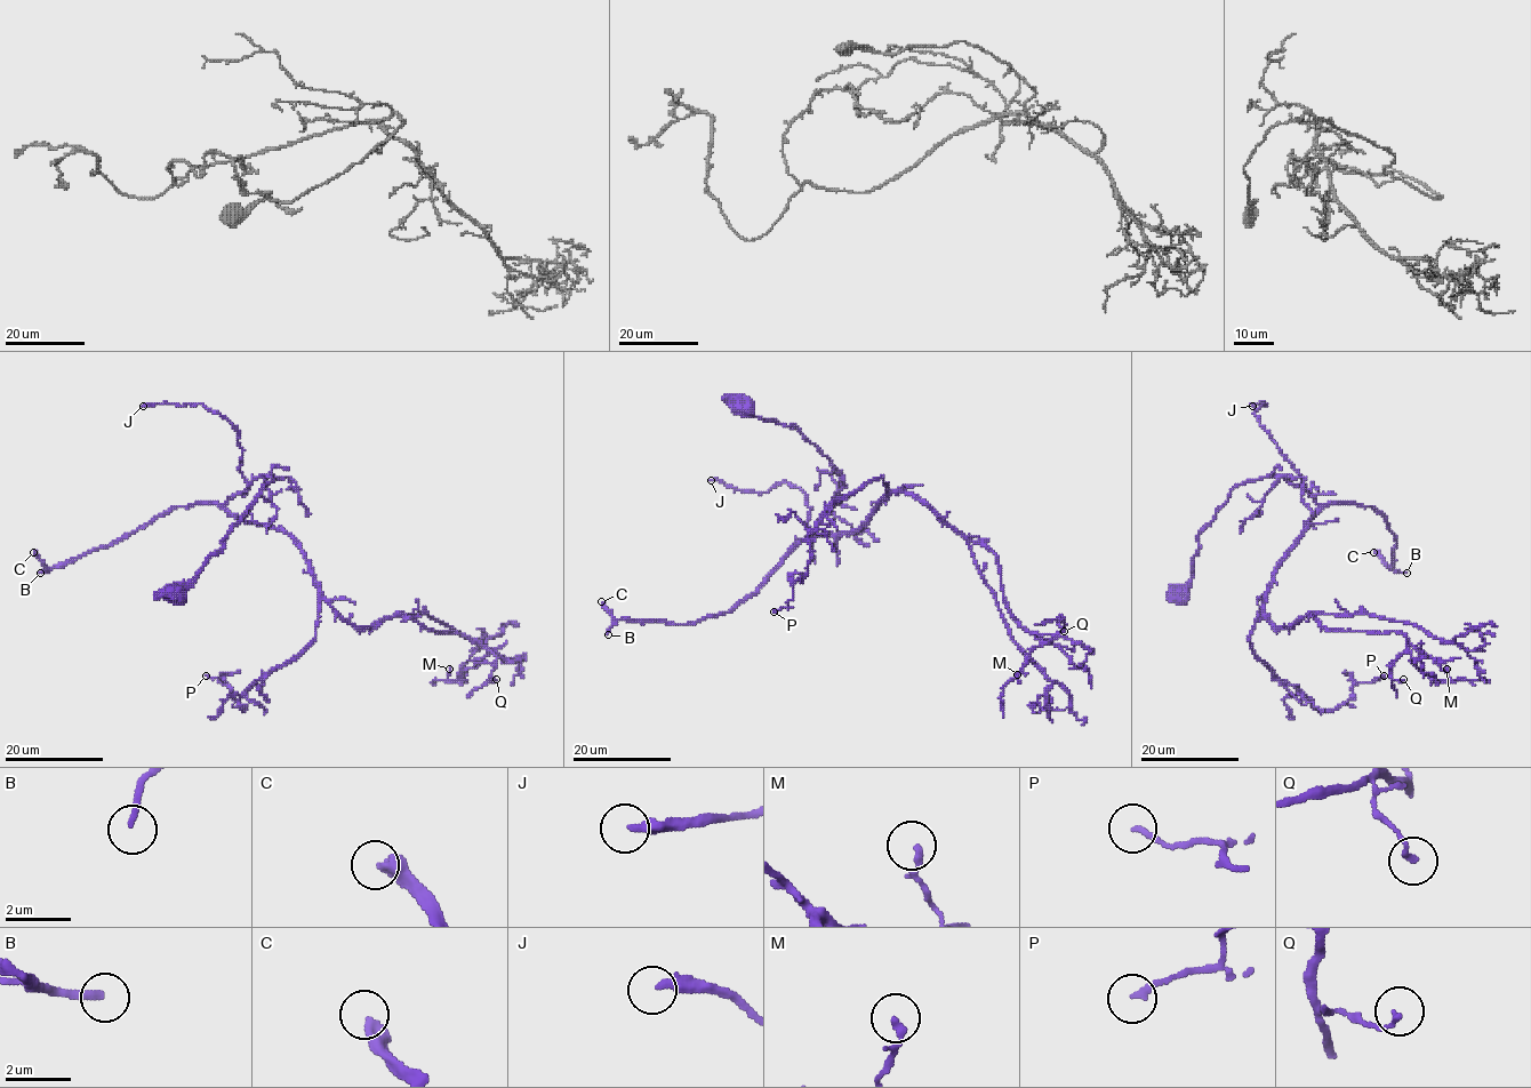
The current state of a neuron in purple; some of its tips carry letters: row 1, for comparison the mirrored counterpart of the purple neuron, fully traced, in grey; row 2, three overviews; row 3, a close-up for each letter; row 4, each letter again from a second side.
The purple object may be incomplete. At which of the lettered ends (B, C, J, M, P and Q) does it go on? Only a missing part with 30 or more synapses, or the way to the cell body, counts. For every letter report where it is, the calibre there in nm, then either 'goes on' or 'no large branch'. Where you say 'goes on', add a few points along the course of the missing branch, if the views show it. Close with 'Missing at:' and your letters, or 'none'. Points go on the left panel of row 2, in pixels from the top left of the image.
B: (40, 573) | 200 nm | goes on
C: (33, 552) | 460 nm | goes on | (33, 552), (31, 537), (62, 532), (74, 518), (95, 518), (111, 535), (153, 529), (203, 537), (205, 548)
J: (143, 406) | 320 nm | no large branch
M: (449, 669) | 140 nm | no large branch
P: (206, 676) | 190 nm | no large branch
Q: (496, 679) | 140 nm | no large branch
Missing at: B, C

